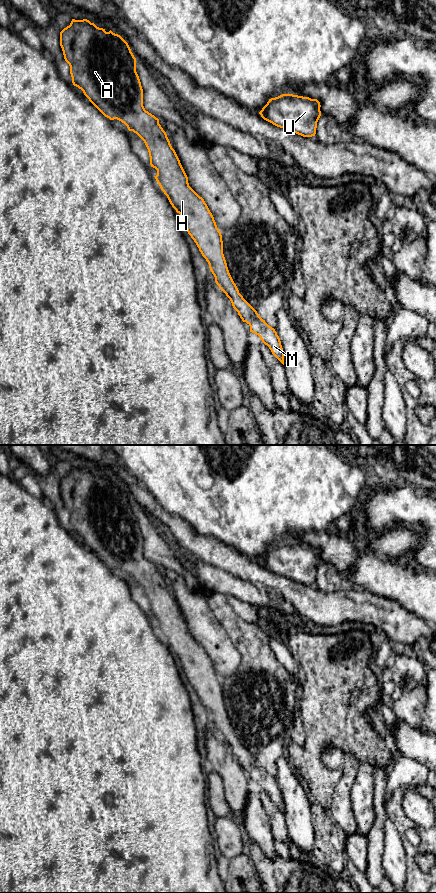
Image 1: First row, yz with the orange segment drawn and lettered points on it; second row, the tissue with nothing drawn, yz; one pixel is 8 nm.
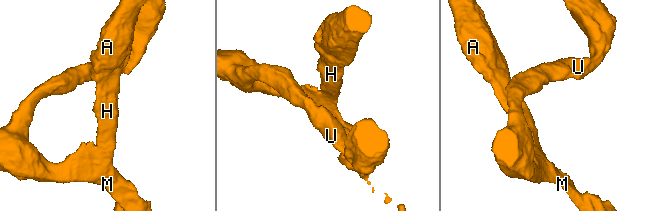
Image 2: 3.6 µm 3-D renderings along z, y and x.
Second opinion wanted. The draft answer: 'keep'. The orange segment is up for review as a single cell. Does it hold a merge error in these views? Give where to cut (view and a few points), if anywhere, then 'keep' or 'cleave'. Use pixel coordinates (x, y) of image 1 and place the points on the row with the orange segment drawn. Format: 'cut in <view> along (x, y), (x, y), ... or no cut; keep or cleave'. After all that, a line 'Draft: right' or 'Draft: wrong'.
no cut; keep
Draft: right

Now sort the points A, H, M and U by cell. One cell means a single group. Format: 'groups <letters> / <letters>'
groups A H M U

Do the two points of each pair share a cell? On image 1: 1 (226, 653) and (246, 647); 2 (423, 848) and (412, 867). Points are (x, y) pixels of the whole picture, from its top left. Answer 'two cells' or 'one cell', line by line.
1: two cells
2: one cell

